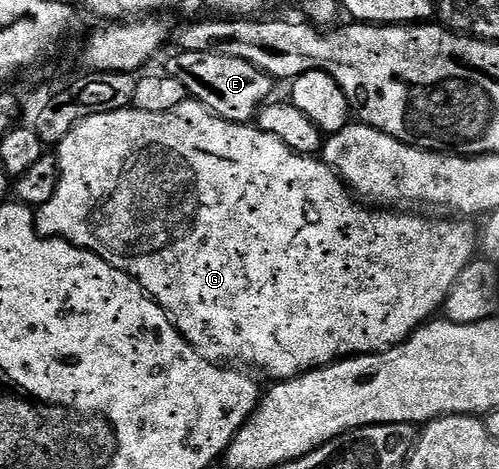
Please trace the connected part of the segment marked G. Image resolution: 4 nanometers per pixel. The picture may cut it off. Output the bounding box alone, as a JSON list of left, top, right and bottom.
[34,98,476,382]

